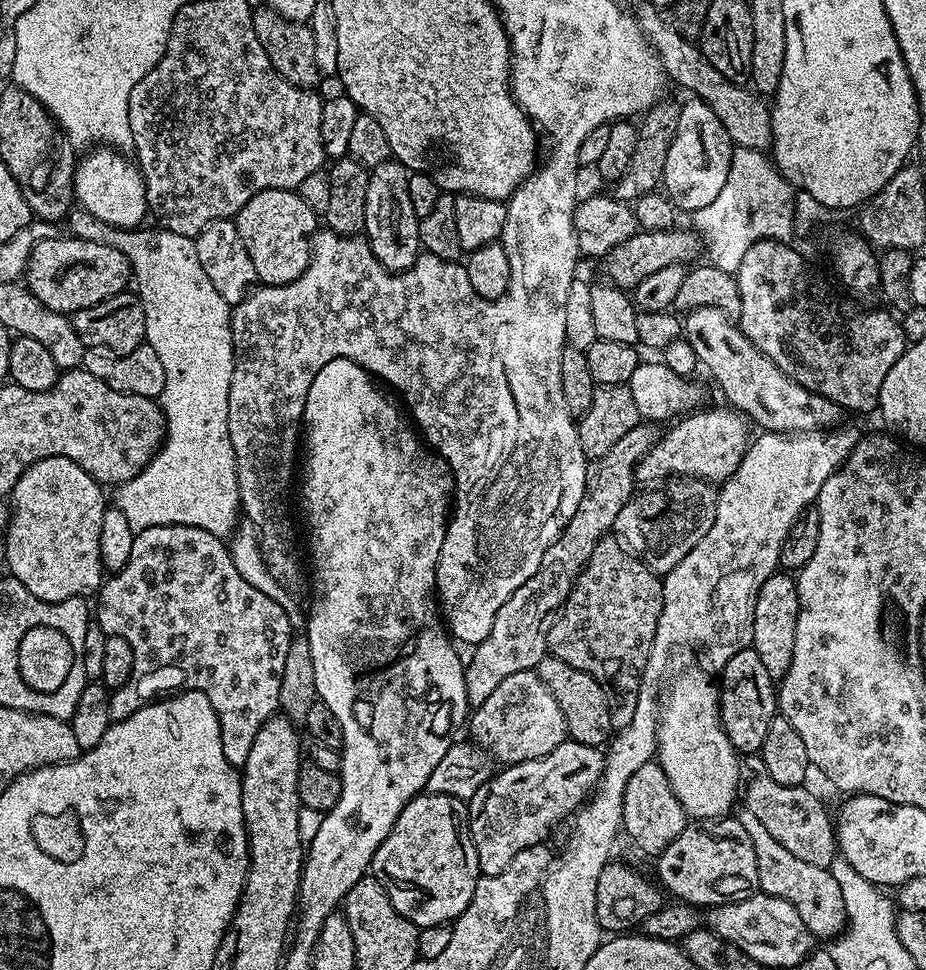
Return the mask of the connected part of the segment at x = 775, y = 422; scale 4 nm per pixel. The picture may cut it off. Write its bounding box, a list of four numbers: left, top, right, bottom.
[682,307,841,432]

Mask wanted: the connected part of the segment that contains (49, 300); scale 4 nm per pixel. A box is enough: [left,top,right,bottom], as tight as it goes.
[23,234,132,314]

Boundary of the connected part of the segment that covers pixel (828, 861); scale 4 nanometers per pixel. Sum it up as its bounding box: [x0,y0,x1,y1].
[743,754,838,868]

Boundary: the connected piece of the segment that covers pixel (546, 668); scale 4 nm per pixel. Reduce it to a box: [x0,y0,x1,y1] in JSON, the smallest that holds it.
[534,654,614,748]

